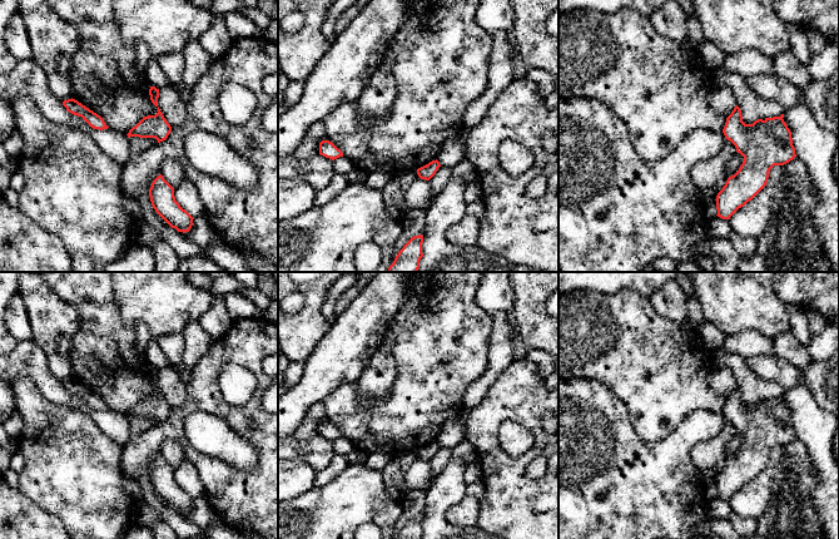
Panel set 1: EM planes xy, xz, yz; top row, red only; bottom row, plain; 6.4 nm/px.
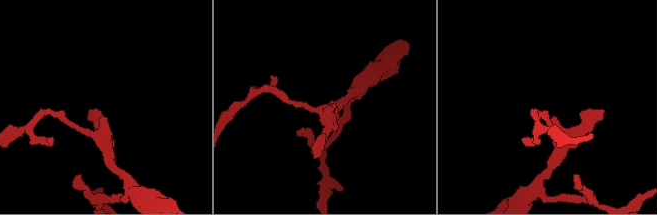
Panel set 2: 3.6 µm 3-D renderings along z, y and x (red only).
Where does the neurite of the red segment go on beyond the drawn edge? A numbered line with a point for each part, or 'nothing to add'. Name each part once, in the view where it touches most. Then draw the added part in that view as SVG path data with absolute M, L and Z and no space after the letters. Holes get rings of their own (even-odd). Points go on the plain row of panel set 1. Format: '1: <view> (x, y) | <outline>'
nothing to add

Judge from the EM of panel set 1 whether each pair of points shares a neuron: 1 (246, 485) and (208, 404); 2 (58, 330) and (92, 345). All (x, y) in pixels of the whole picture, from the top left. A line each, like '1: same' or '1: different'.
1: same
2: different

